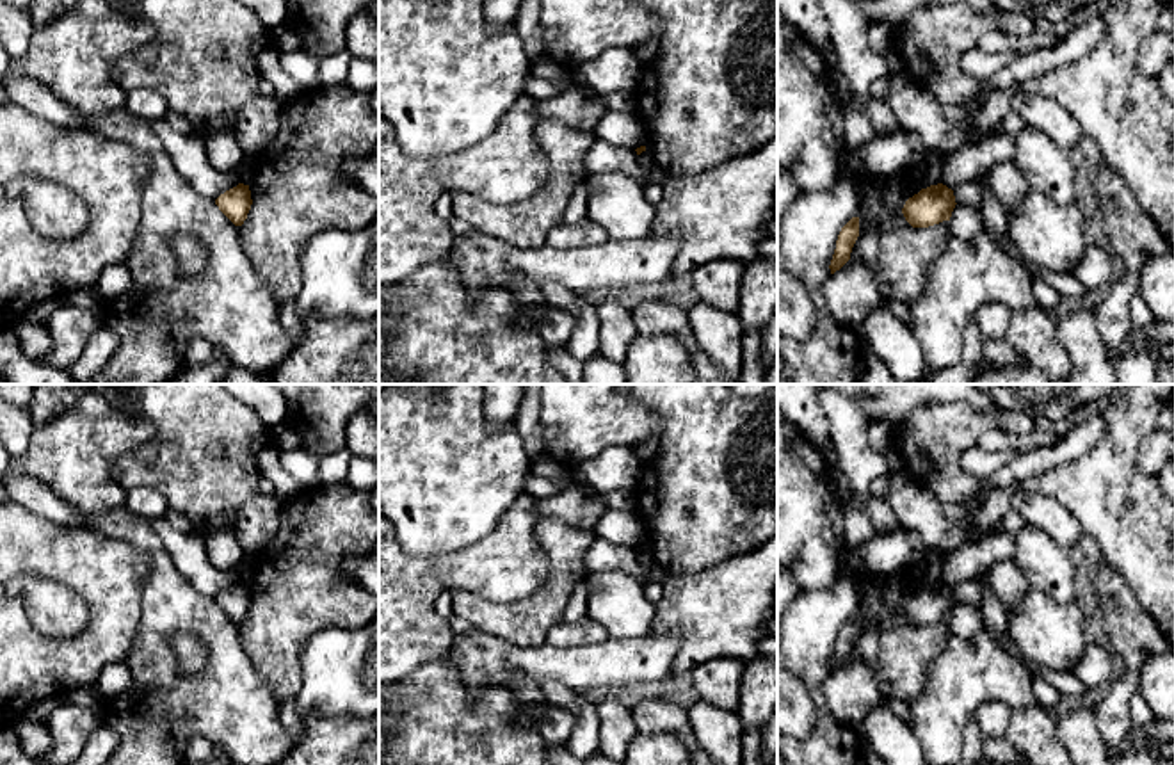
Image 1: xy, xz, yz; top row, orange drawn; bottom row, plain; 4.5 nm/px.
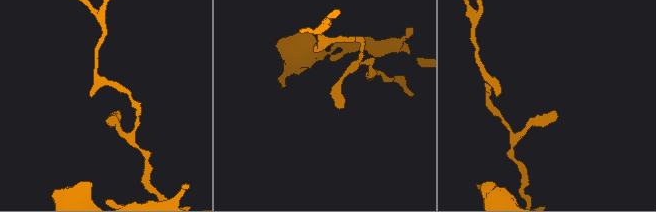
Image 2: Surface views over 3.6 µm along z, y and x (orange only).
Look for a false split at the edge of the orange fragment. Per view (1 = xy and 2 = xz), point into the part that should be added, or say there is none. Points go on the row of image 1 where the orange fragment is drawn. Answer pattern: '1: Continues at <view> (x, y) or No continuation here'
1: No continuation here
2: No continuation here

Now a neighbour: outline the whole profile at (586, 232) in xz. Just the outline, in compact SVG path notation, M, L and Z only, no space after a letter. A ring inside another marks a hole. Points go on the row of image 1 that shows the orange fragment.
M587 217L576 224L559 222L546 235L546 244L551 247L576 247L583 244L603 244L607 240L607 231Z

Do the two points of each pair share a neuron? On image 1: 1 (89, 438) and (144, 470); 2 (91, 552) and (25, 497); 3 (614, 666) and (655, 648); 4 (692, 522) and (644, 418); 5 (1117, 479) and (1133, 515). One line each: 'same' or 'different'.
1: different
2: different
3: same
4: different
5: same

